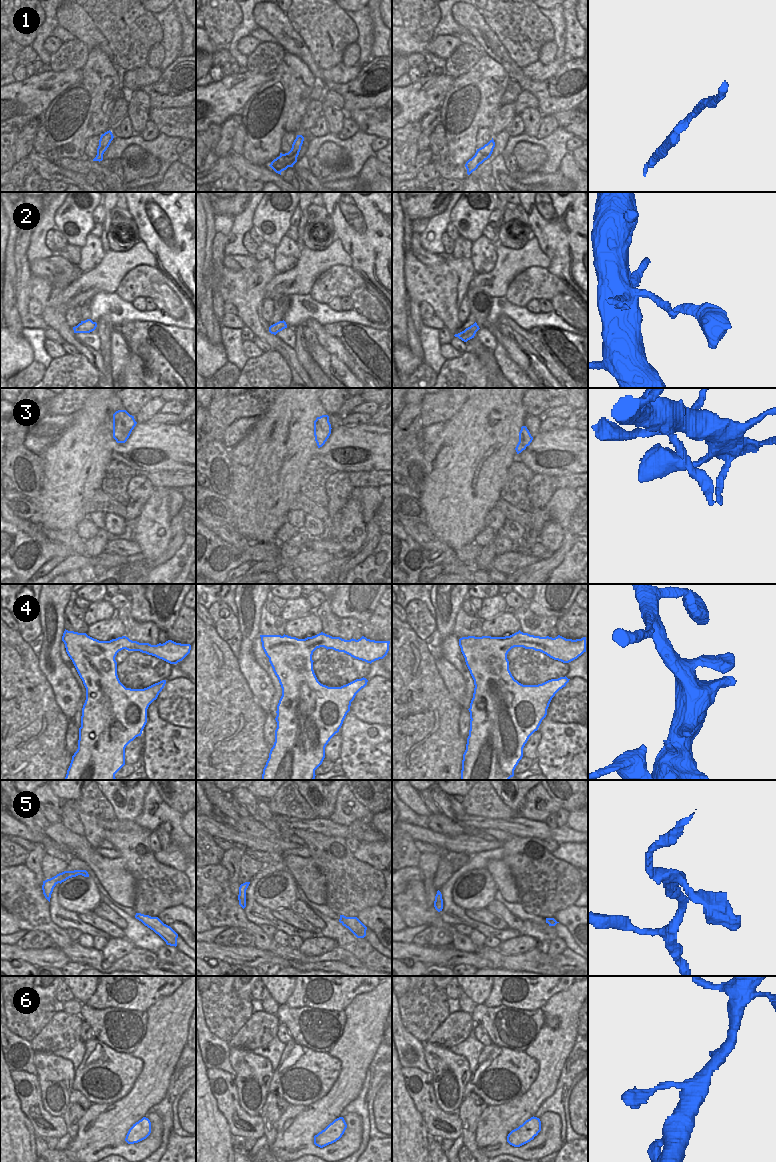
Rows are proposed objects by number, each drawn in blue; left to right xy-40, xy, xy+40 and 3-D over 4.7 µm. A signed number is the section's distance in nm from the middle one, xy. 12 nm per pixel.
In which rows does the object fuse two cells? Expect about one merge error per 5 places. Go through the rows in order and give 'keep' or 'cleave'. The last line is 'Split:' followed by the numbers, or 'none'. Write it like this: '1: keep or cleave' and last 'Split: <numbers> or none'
1: keep
2: cleave
3: keep
4: keep
5: keep
6: keep
Split: 2

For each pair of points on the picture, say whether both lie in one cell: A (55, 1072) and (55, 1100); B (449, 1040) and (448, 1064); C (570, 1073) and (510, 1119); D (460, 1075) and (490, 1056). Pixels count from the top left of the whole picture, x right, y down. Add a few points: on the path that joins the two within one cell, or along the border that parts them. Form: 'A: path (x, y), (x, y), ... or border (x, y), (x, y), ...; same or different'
A: path (55, 1079), (53, 1084), (55, 1086), (55, 1093); same
B: border (427, 1041), (449, 1049); different
C: border (566, 1060), (555, 1091), (544, 1101); different
D: border (471, 1072), (462, 1094); different

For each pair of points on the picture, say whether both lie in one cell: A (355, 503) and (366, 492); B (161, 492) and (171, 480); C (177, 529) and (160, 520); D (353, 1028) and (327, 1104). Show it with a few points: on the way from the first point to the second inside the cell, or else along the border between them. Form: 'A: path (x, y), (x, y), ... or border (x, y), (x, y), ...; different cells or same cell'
A: border (360, 488), (361, 514), (365, 522); different cells
B: border (169, 487), (155, 488); different cells
C: border (171, 518), (170, 541), (165, 549); different cells
D: path (353, 1047), (353, 1074), (346, 1085); same cell

